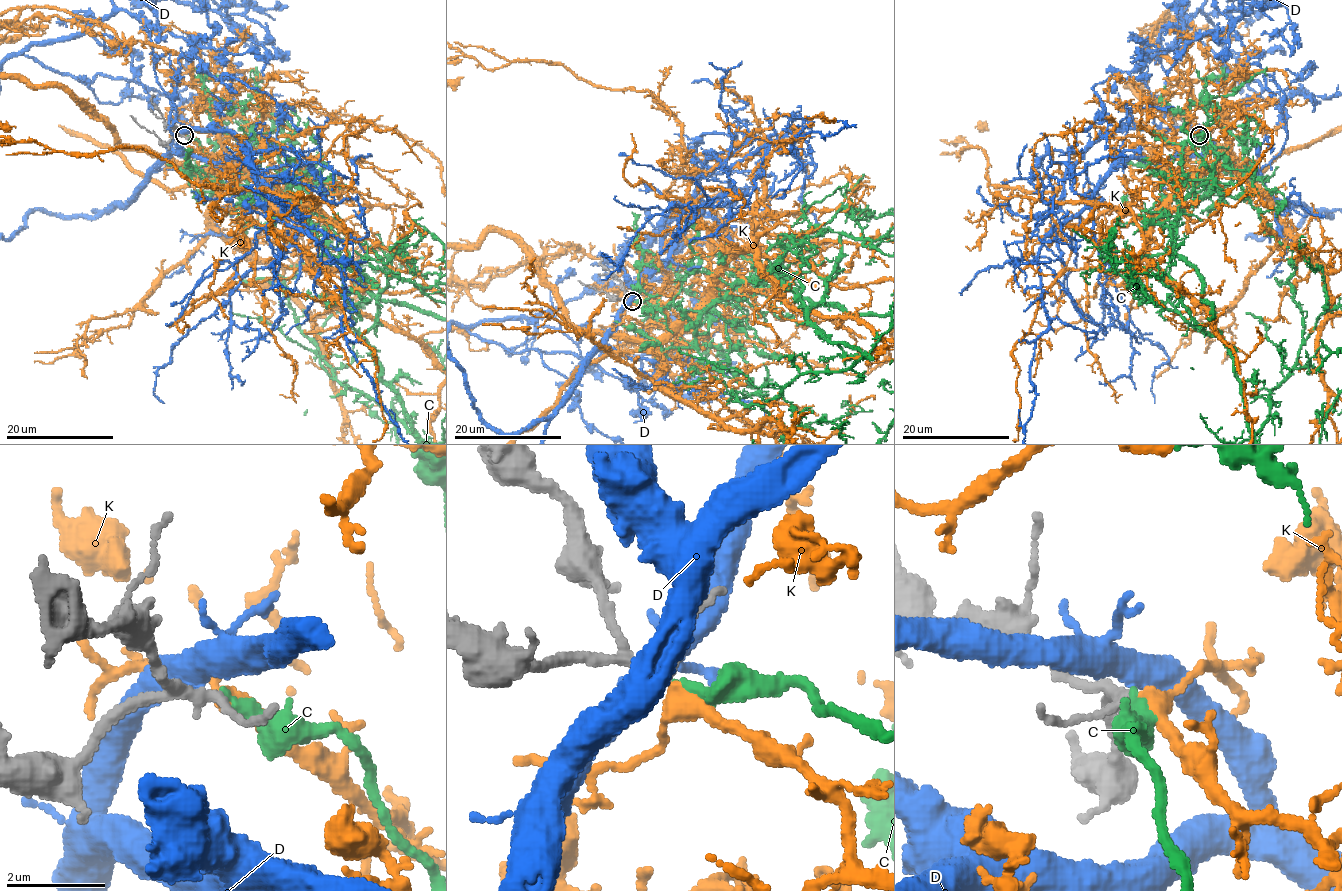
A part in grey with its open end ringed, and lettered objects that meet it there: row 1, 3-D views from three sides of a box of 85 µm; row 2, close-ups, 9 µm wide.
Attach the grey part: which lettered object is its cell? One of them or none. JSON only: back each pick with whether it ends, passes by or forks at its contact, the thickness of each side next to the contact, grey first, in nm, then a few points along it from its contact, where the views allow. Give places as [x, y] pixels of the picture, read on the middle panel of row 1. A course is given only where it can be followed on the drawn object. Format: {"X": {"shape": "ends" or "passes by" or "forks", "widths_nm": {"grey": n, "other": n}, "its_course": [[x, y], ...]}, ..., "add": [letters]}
{"K": {"shape": "passes by", "widths_nm": {"grey": 160, "other": 340}}, "add": ["K"]}

